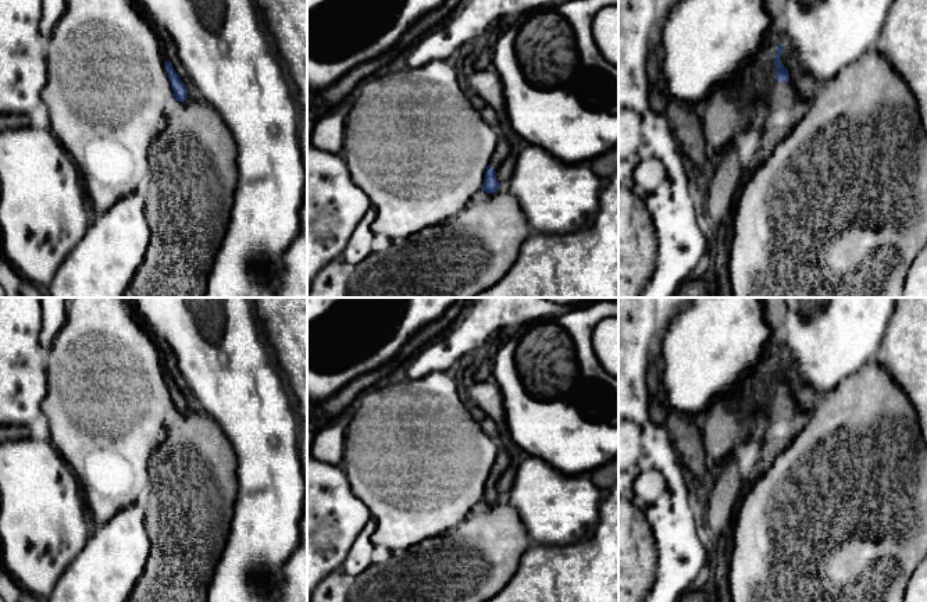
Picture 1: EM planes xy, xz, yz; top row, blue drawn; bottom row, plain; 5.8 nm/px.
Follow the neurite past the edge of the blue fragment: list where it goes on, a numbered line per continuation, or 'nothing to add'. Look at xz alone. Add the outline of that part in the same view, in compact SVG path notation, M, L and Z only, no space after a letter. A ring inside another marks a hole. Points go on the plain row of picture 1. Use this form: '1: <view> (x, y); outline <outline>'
1: xz (502, 462); outline M500 448L496 460L491 469L489 477L498 482L498 480L500 478L500 475L507 470L507 467L510 466L510 455Z

